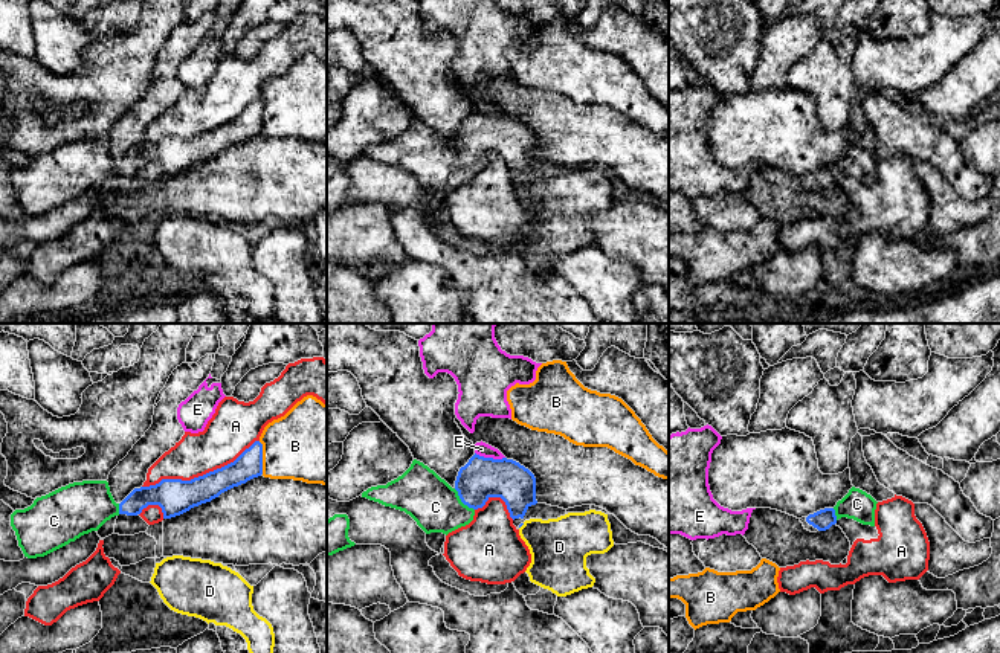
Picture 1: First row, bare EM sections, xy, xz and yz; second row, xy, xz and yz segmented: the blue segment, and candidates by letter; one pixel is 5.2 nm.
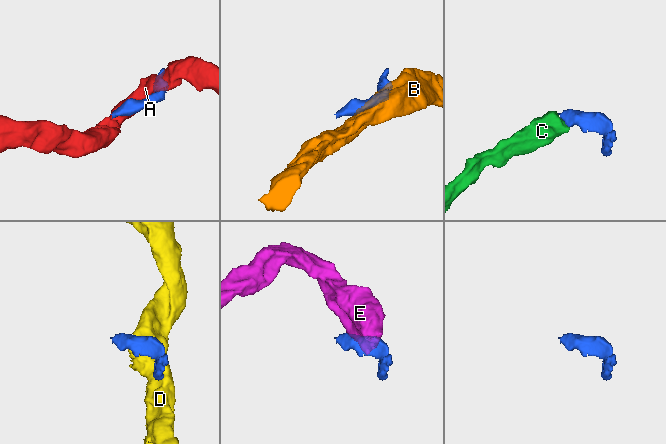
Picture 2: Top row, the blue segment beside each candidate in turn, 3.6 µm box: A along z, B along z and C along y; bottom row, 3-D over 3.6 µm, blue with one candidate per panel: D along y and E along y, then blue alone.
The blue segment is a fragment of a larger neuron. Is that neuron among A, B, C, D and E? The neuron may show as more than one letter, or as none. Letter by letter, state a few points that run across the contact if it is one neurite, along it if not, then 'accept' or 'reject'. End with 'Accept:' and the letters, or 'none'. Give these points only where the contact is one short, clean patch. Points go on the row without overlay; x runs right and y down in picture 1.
A: reject
B: reject
C: accept
D: reject
E: line xz (475, 110), (484, 115), (504, 116); reject
Accept: C

